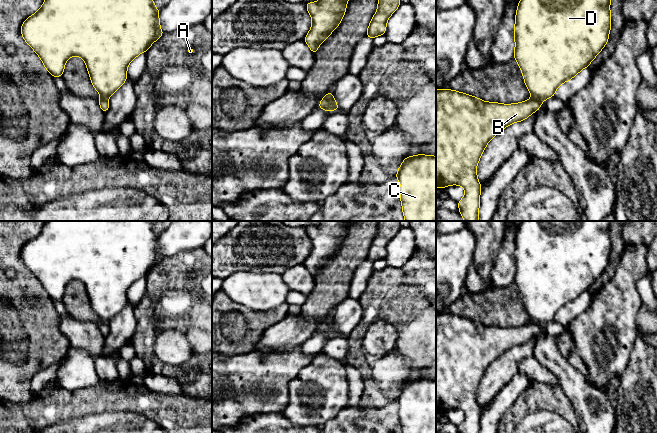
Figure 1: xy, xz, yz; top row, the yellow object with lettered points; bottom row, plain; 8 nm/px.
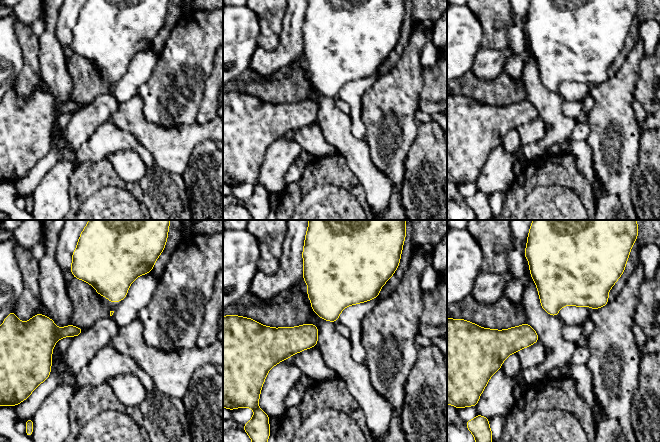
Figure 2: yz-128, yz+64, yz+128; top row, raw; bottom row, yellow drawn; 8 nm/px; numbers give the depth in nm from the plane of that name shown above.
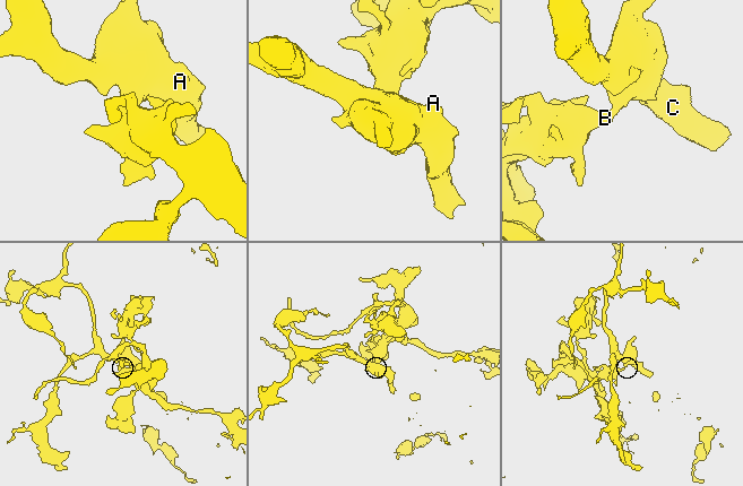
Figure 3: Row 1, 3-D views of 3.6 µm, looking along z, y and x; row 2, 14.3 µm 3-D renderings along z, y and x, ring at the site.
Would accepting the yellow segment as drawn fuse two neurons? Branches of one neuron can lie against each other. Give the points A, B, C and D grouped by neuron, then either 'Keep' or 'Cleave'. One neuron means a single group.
Groups: A C D / B. Cleave

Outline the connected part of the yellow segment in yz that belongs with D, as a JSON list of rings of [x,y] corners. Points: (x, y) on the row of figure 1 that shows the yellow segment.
[[[520,0],[515,16],[514,58],[526,87],[533,98],[541,102],[555,96],[556,89],[570,81],[582,69],[588,68],[609,39],[611,29],[611,0]]]

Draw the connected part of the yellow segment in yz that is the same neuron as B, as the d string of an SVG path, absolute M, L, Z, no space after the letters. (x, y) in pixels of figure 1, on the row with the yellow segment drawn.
M450 89L436 90L436 187L461 185L465 196L459 201L459 212L465 221L479 221L481 184L477 179L477 164L489 141L505 127L525 120L539 110L542 102L537 98L514 104L485 102L482 99Z

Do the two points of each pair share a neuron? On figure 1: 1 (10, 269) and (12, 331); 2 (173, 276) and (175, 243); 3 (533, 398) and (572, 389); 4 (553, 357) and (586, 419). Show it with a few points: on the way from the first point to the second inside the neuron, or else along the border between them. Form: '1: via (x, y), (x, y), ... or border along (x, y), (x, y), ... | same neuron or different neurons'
1: via (10, 284), (10, 300), (14, 305), (12, 316) | same neuron
2: border along (197, 248), (178, 251), (171, 256) | different neurons
3: border along (559, 385), (571, 403), (574, 412) | different neurons
4: via (565, 372), (583, 396), (585, 404) | same neuron

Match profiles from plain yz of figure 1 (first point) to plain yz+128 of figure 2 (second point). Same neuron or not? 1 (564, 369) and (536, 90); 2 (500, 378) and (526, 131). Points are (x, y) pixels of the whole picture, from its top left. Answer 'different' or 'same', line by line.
1: same
2: different

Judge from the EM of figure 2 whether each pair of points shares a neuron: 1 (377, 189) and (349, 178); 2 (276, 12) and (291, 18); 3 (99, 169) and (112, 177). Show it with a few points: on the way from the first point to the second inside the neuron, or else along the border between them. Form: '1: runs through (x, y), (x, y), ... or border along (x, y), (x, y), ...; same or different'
1: border along (347, 162), (347, 165), (361, 184), (368, 204); different
2: border along (287, 10), (279, 38); different
3: runs through (102, 172), (109, 177); same

